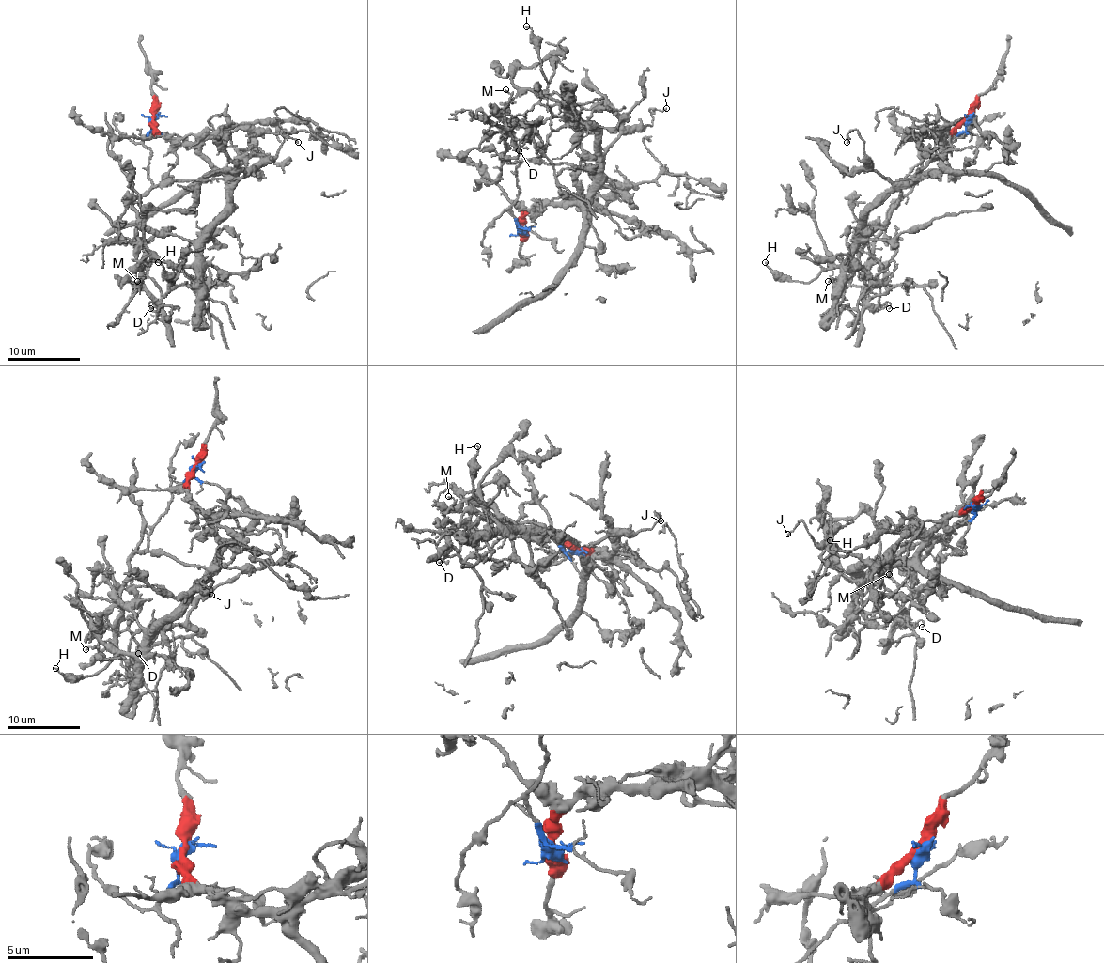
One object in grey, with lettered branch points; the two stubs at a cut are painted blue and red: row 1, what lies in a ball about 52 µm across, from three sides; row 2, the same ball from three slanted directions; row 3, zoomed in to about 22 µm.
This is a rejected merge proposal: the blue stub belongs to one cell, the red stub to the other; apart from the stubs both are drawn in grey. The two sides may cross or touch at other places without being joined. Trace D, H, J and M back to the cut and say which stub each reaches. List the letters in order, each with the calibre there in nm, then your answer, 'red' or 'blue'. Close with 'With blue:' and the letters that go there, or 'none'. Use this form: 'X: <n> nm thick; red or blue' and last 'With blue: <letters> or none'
D: 80 nm thick; blue
H: 120 nm thick; red
J: 140 nm thick; red
M: 110 nm thick; blue
With blue: D, M

